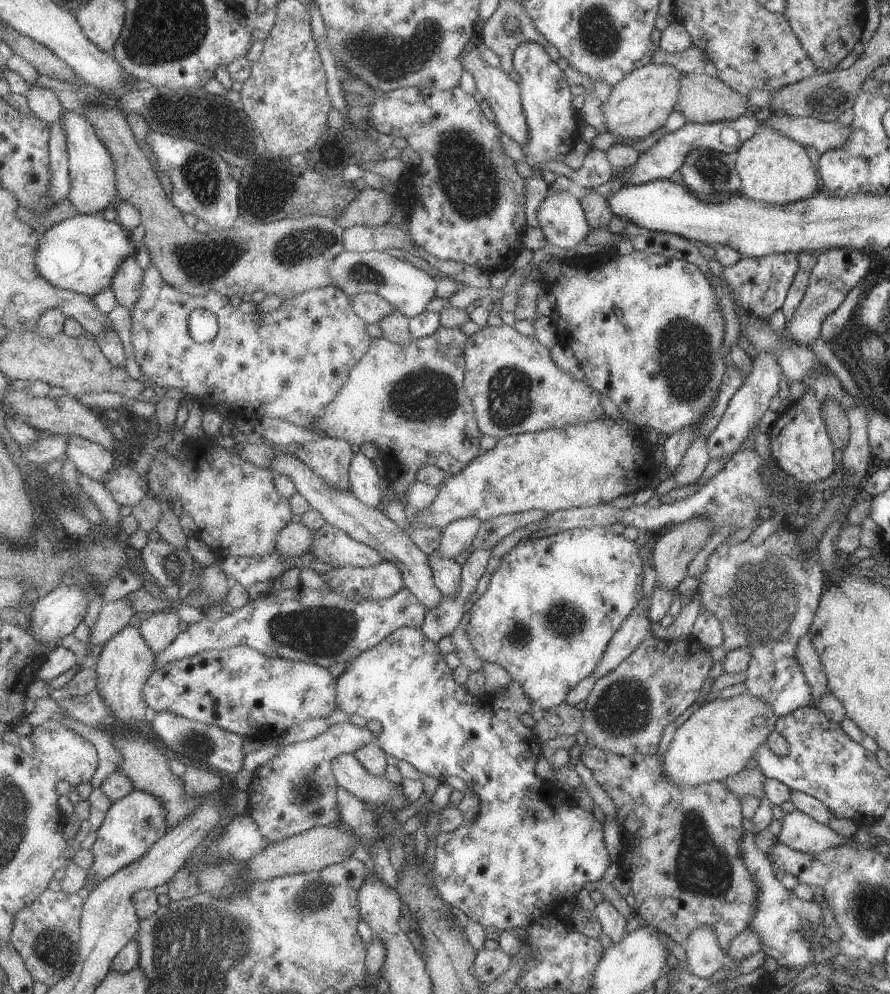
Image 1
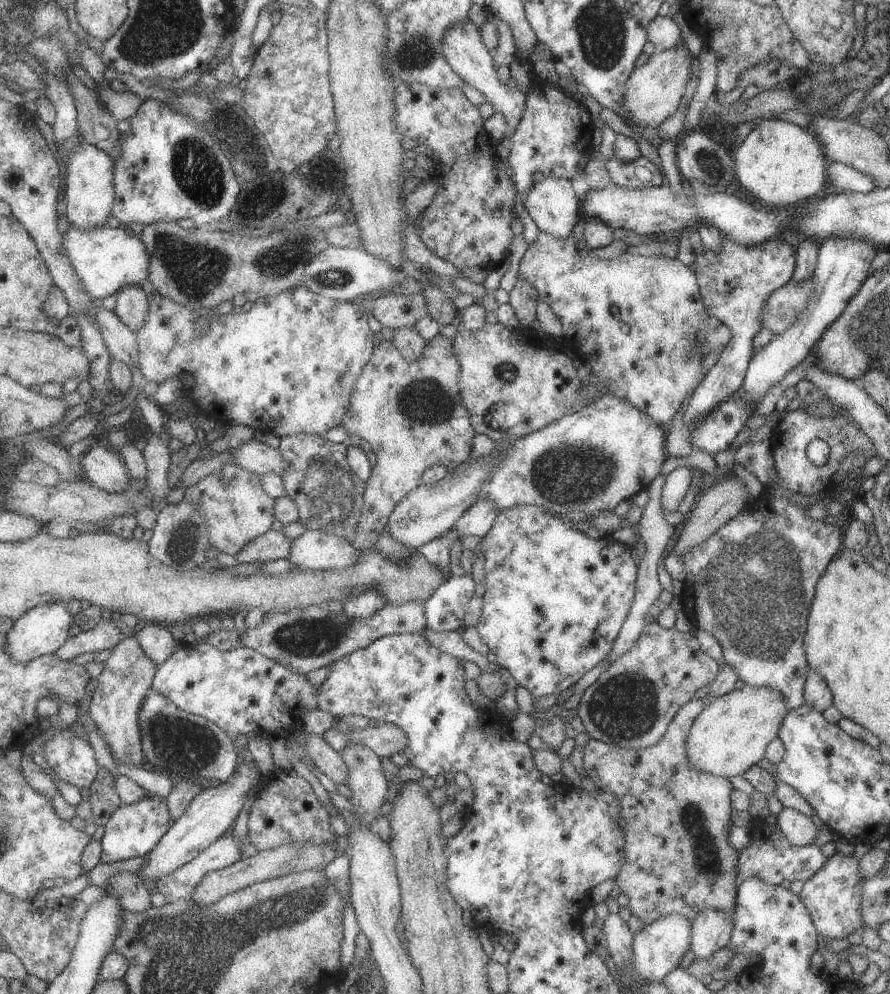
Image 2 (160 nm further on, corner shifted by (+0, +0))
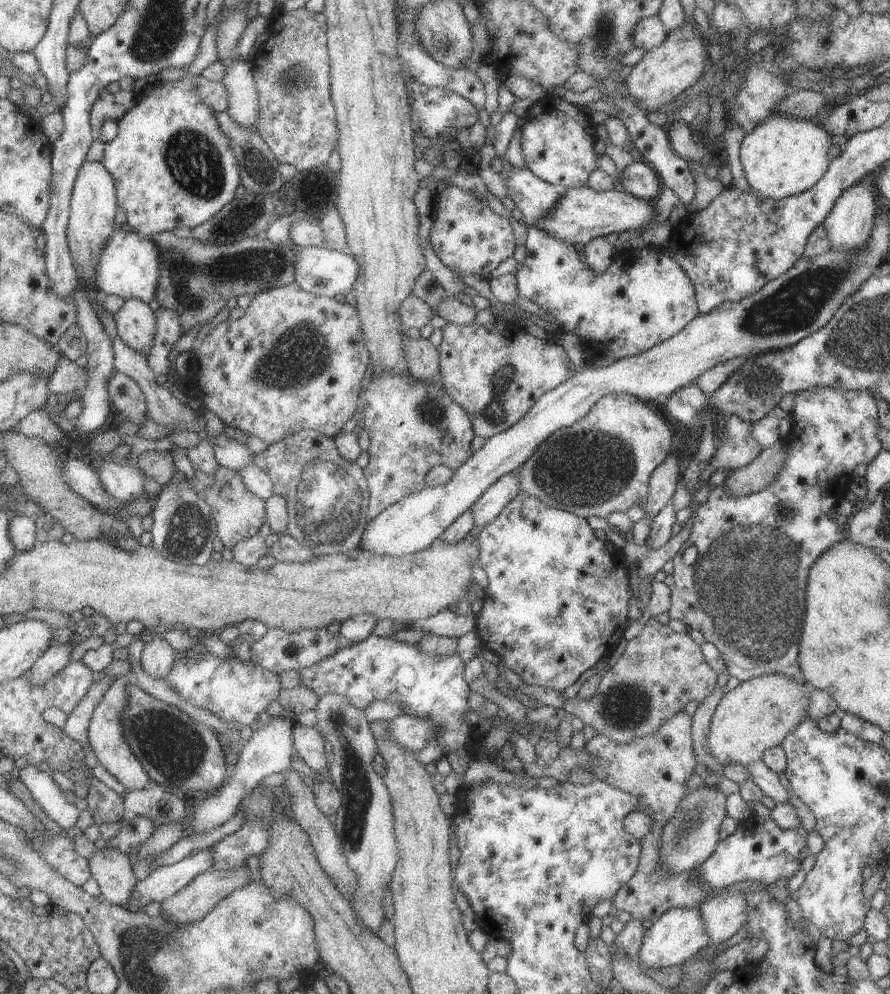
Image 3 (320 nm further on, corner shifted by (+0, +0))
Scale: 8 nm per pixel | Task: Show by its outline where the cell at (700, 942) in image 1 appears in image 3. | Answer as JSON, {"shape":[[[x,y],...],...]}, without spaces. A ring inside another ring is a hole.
{"shape":[[[720,890],[703,901],[698,910],[705,936],[709,936],[711,944],[720,945],[731,940],[745,923],[745,892]]]}

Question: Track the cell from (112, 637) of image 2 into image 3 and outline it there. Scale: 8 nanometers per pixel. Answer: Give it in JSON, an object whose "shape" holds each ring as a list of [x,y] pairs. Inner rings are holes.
{"shape":[[[55,644],[49,651],[37,660],[31,672],[31,684],[33,686],[43,686],[49,680],[53,680],[55,674],[59,674],[63,668],[66,668],[71,661],[71,652],[75,644]]]}

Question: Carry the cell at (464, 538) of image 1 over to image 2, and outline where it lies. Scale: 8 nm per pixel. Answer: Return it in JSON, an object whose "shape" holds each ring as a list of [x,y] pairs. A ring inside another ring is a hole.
{"shape":[[[479,498],[459,516],[459,520],[451,526],[450,530],[455,530],[459,539],[467,536],[482,538],[489,532],[497,514],[495,504],[489,502],[489,498]]]}

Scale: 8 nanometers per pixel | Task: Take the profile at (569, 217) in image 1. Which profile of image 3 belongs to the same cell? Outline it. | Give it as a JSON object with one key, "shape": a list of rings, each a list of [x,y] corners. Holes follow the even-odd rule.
{"shape":[[[526,167],[509,168],[503,176],[507,197],[522,214],[522,221],[533,227],[533,222],[543,218],[561,198],[563,187],[557,187],[534,176]]]}

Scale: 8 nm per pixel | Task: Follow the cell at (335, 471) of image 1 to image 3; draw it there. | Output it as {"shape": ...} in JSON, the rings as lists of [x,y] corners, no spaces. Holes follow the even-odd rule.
{"shape":[[[301,430],[278,442],[268,445],[263,452],[253,456],[254,466],[263,470],[273,484],[273,495],[281,496],[287,504],[288,522],[286,534],[299,544],[311,548],[315,557],[349,553],[358,547],[368,518],[365,514],[368,502],[368,487],[362,469],[356,462],[345,460],[337,452],[332,437],[313,430]]]}

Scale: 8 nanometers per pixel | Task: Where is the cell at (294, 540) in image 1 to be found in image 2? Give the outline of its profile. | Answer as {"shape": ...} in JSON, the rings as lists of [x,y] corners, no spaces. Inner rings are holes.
{"shape":[[[269,529],[265,534],[245,544],[245,548],[241,548],[241,552],[237,552],[234,559],[237,563],[286,559],[291,550],[291,541],[291,538],[286,538],[283,532]]]}

